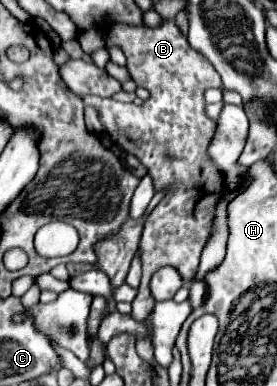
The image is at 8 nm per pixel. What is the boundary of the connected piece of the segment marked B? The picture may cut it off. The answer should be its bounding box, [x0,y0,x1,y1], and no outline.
[85,20,225,320]

